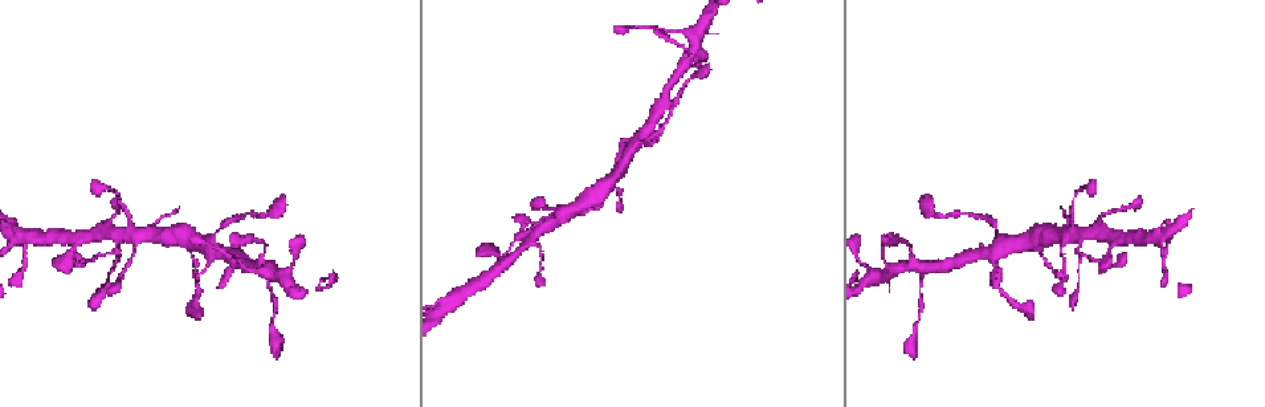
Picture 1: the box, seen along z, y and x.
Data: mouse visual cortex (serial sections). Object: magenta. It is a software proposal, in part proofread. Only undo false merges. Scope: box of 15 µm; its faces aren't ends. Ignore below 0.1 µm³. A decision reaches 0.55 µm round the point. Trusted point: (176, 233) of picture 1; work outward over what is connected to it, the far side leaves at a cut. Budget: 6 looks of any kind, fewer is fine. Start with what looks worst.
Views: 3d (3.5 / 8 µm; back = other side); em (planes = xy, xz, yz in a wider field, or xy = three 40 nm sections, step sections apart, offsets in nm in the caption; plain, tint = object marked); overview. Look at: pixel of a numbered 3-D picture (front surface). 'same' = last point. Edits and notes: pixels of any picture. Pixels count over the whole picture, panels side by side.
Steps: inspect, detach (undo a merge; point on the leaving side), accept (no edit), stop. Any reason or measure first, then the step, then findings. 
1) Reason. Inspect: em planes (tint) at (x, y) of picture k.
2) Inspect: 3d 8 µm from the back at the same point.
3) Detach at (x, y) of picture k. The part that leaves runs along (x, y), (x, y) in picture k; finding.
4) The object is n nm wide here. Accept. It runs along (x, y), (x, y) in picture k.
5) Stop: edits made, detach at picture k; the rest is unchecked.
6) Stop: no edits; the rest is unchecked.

Narrows sharply. Inspect: 3d 3.5 µm at (645, 141) of picture 1.

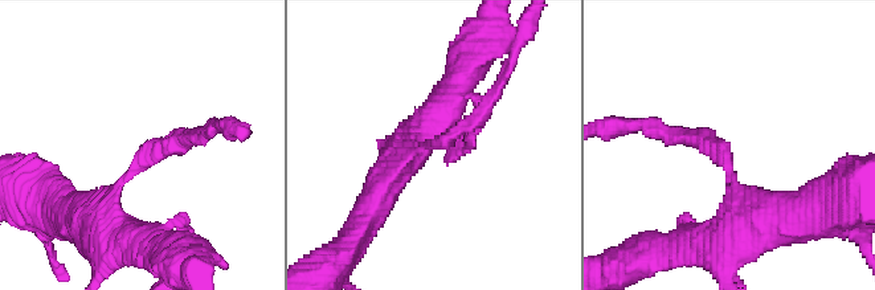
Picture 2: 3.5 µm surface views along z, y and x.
The arms are 200, 450 nm wide; need the tissue. Inspect: em xy step 5 (tint) at (429, 143) of picture 2.

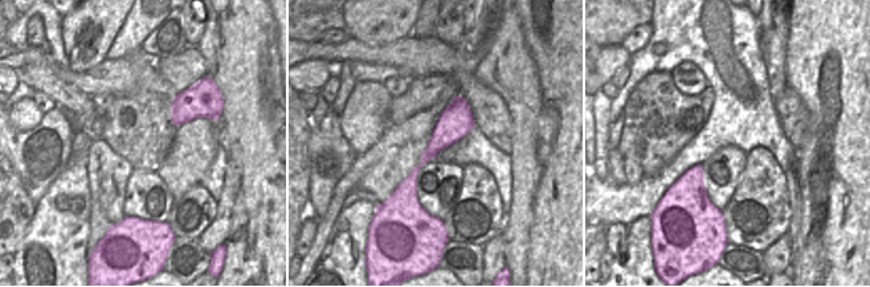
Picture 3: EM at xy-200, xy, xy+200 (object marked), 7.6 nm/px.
Accept. Continuous, no second cell.

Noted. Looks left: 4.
A narrow waist. Inspect: 3d 3.5 µm at (922, 294) of picture 1.

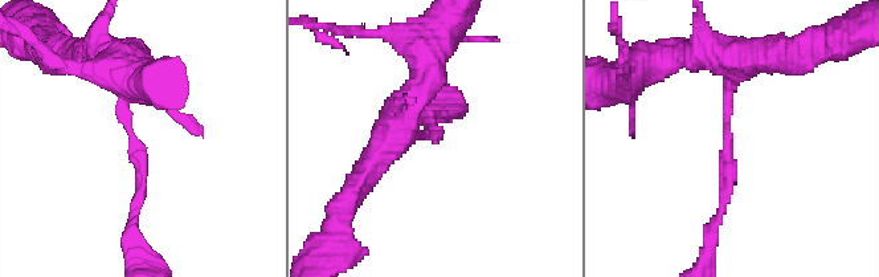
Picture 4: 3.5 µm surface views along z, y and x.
The arms are 150, 300 nm wide. Inspect: em xy step 1 (tint) at (730, 131) of picture 4.

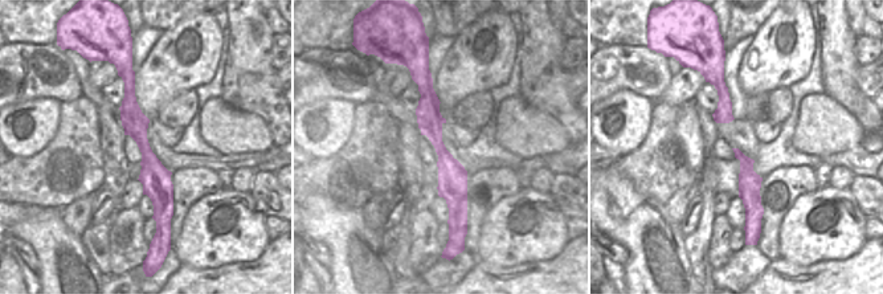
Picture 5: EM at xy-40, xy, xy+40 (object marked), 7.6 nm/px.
Accept. It runs along (425, 80), (452, 216) in picture 5; continuous, no second cell.

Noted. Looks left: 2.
Stop: no edits; the rest is unchecked.

